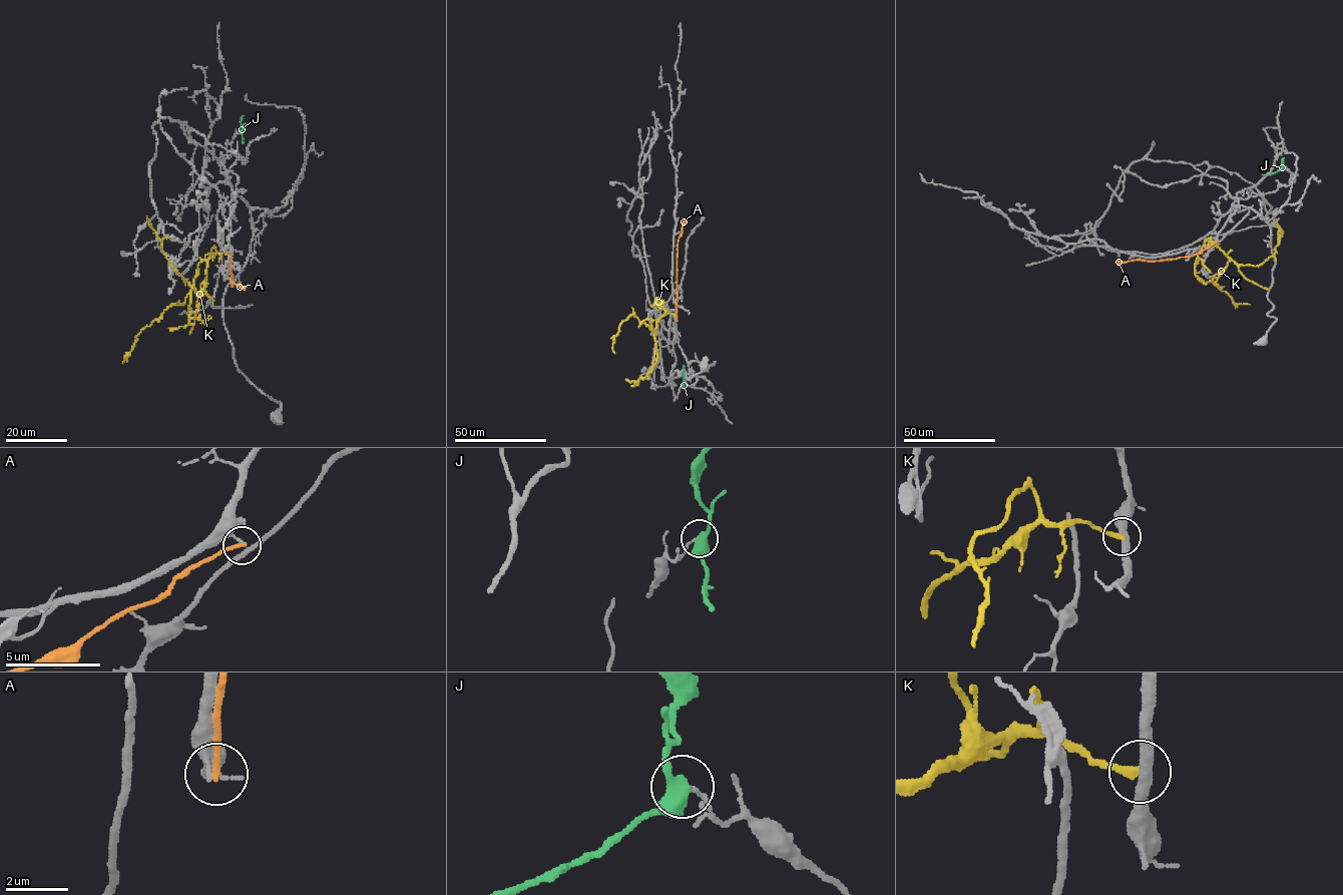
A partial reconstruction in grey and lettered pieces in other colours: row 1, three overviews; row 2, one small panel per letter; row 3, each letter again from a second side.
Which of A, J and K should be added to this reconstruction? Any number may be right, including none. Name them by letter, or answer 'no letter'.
no letter

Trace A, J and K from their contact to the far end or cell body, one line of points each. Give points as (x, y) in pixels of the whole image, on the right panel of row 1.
A: (1217, 242), (1188, 257), (1117, 262)
J: (1283, 166), (1262, 174)
K: (1212, 243), (1238, 265), (1258, 266), (1274, 254), (1278, 245), (1279, 229), (1276, 219)

